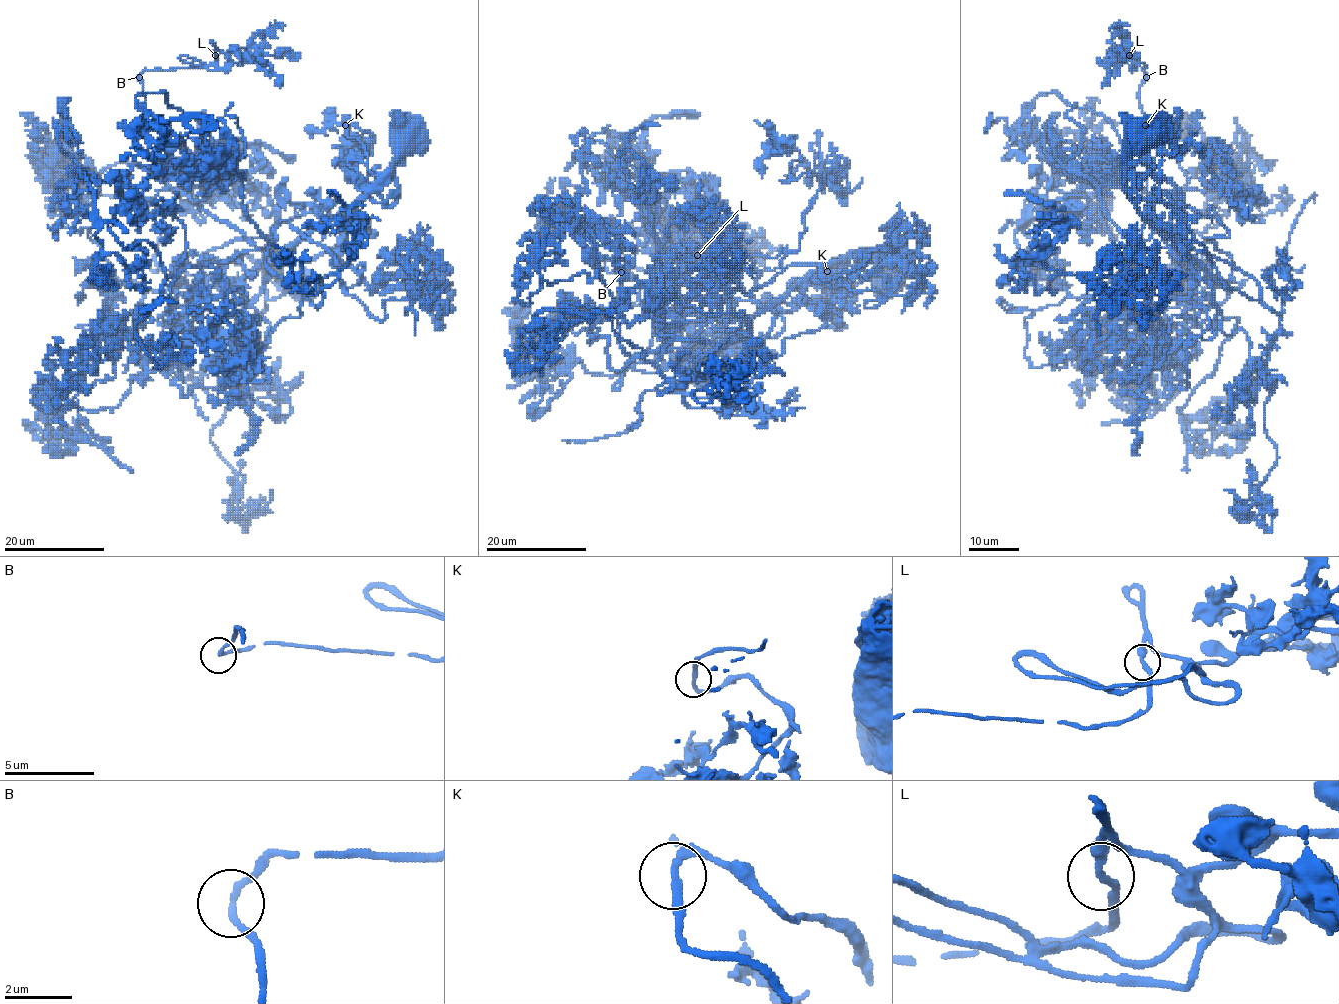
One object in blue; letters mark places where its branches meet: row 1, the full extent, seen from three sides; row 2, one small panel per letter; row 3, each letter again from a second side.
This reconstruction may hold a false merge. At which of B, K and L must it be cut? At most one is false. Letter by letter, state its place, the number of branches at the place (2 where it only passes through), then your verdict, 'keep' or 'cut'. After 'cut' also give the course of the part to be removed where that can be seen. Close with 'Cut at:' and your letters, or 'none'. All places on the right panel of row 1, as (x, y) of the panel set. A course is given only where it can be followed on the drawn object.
B: place (1146, 77); branches 2; keep
K: place (1145, 125); branches 2; keep
L: place (1129, 55); branches 2; keep
Cut at: none

